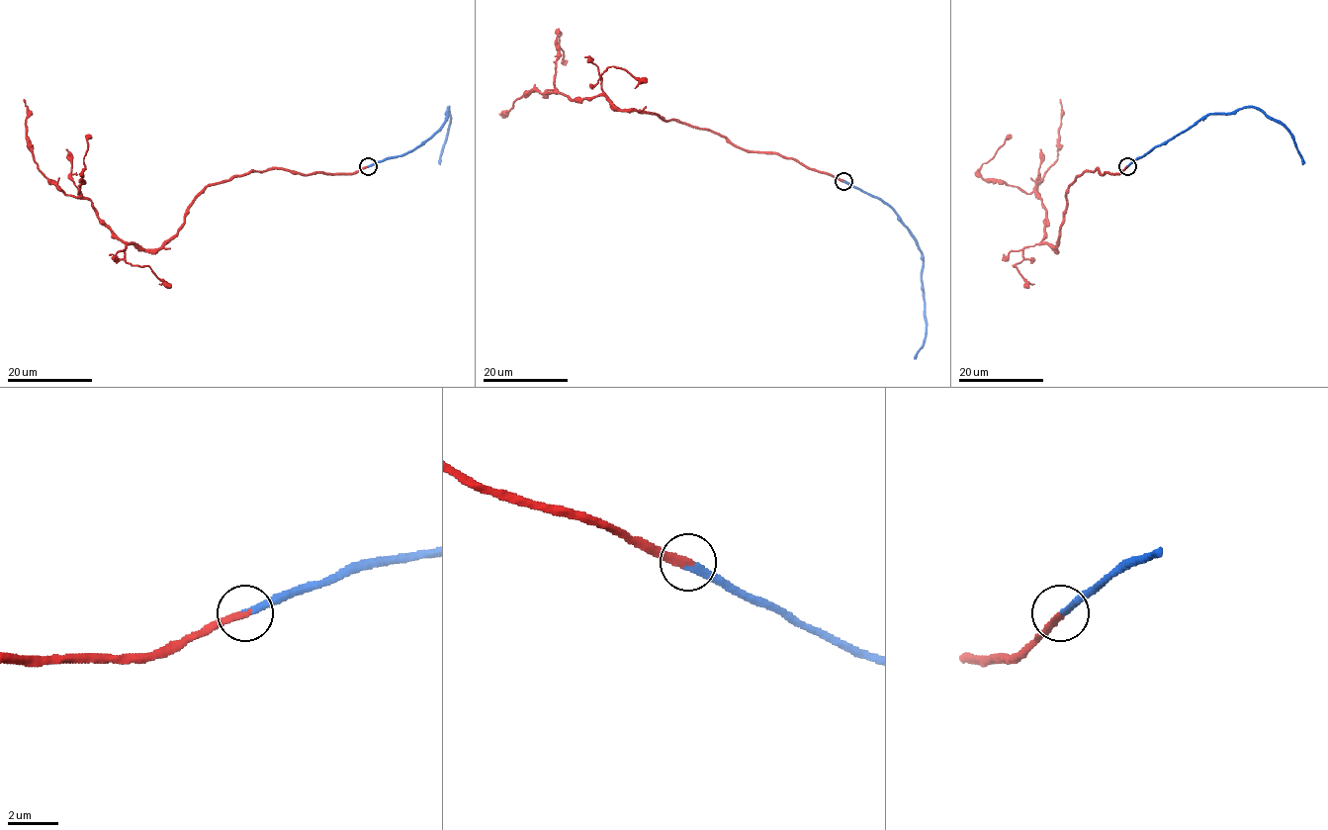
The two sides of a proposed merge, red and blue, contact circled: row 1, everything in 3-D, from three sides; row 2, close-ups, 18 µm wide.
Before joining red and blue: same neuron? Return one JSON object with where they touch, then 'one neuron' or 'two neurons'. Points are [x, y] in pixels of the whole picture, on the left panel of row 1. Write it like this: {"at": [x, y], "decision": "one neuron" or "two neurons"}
{"at": [368, 166], "decision": "one neuron"}

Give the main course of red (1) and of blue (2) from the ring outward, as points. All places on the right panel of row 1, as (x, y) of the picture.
1: (1126, 166), (1077, 177), (1057, 248), (1042, 243), (1037, 182), (1057, 158), (1060, 99)
2: (1126, 166), (1209, 114), (1235, 113), (1245, 107), (1259, 108), (1277, 120), (1292, 138), (1303, 164)

